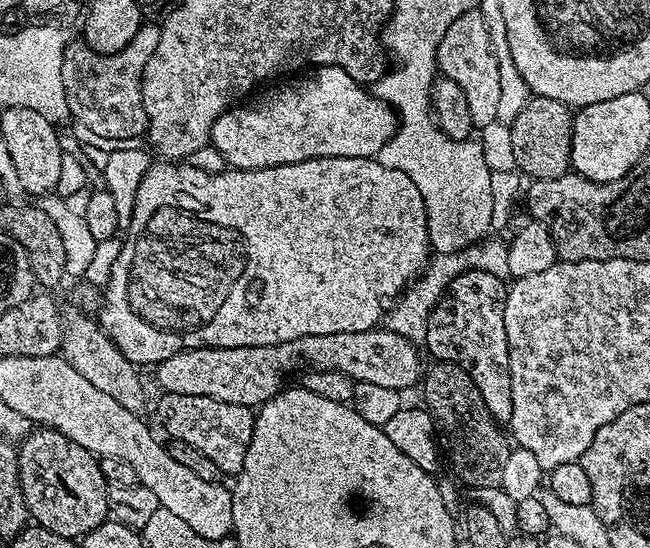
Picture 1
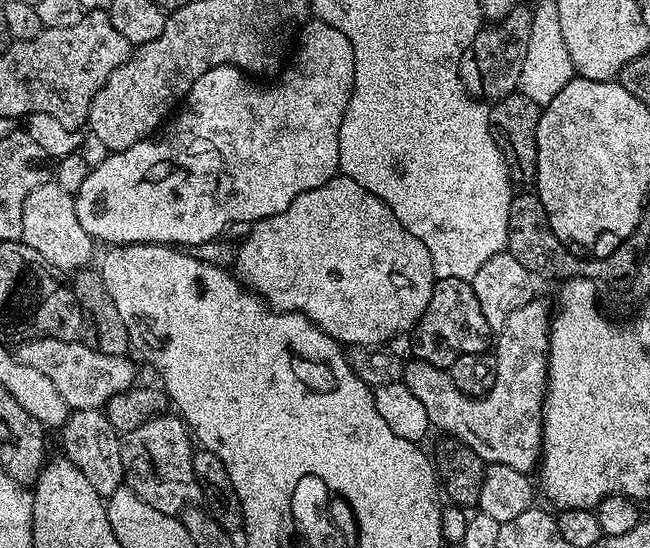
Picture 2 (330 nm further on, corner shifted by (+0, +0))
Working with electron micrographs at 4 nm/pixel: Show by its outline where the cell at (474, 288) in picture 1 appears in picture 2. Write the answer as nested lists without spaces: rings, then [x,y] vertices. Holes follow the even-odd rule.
[[[458,278],[436,280],[432,286],[430,302],[410,333],[412,353],[415,359],[430,362],[434,366],[447,369],[462,354],[478,354],[490,348],[493,330],[486,322],[485,315],[475,297],[471,283]]]

